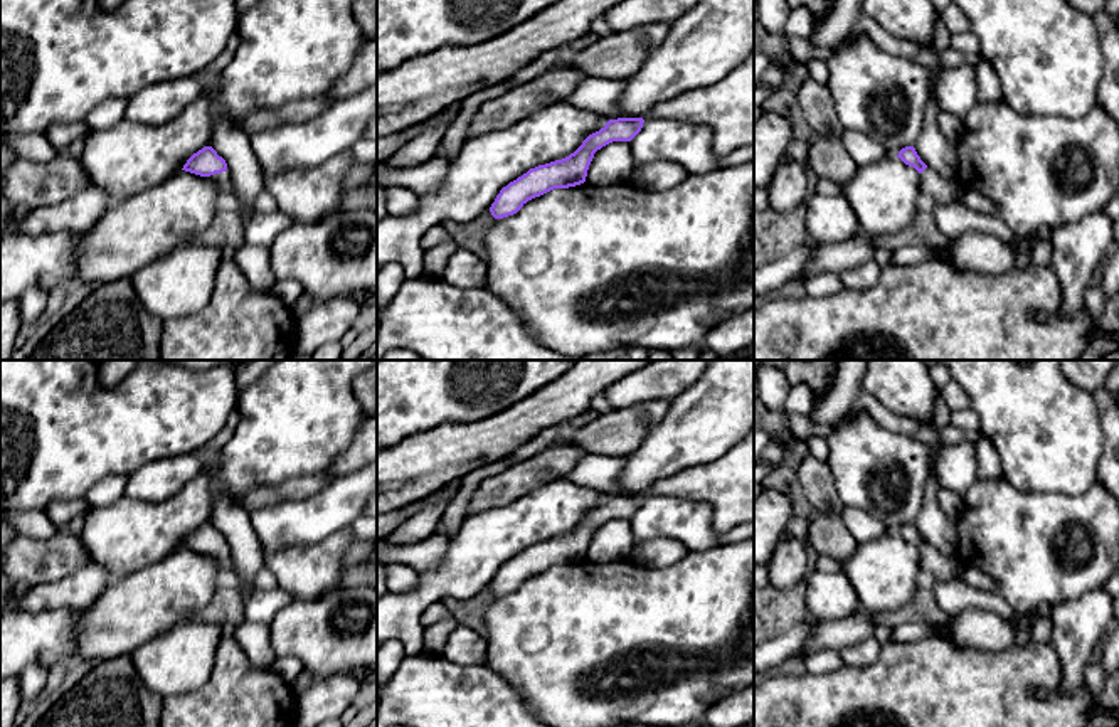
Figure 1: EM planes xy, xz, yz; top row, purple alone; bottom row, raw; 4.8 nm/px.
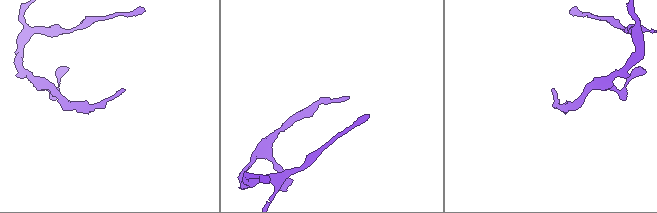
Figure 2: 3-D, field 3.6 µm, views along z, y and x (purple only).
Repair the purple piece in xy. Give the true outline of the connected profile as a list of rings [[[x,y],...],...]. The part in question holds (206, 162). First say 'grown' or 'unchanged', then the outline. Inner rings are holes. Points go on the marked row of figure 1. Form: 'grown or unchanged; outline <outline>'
grown; outline [[[204,146],[197,153],[194,153],[182,170],[200,177],[209,177],[215,182],[220,194],[234,195],[227,163],[222,157],[217,155],[217,151],[212,146]]]

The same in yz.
grown; outline [[[914,146],[902,148],[897,157],[920,173],[920,190],[936,204],[942,202],[946,197],[959,195],[964,190],[956,175],[944,175],[929,168]]]

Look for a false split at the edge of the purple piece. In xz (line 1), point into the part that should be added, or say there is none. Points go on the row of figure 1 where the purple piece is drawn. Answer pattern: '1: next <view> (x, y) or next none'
1: next none

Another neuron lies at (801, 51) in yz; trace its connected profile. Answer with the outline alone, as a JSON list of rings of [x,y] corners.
[[[788,37],[788,49],[793,61],[806,64],[809,61],[819,61],[823,64],[831,57],[830,49],[816,47],[811,40],[799,37]]]

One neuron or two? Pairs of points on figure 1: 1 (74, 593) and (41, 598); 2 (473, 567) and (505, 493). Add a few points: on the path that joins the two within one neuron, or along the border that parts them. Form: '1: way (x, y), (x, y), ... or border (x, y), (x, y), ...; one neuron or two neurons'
1: way (66, 593), (49, 594); one neuron
2: border (535, 487), (510, 502), (468, 515); two neurons

